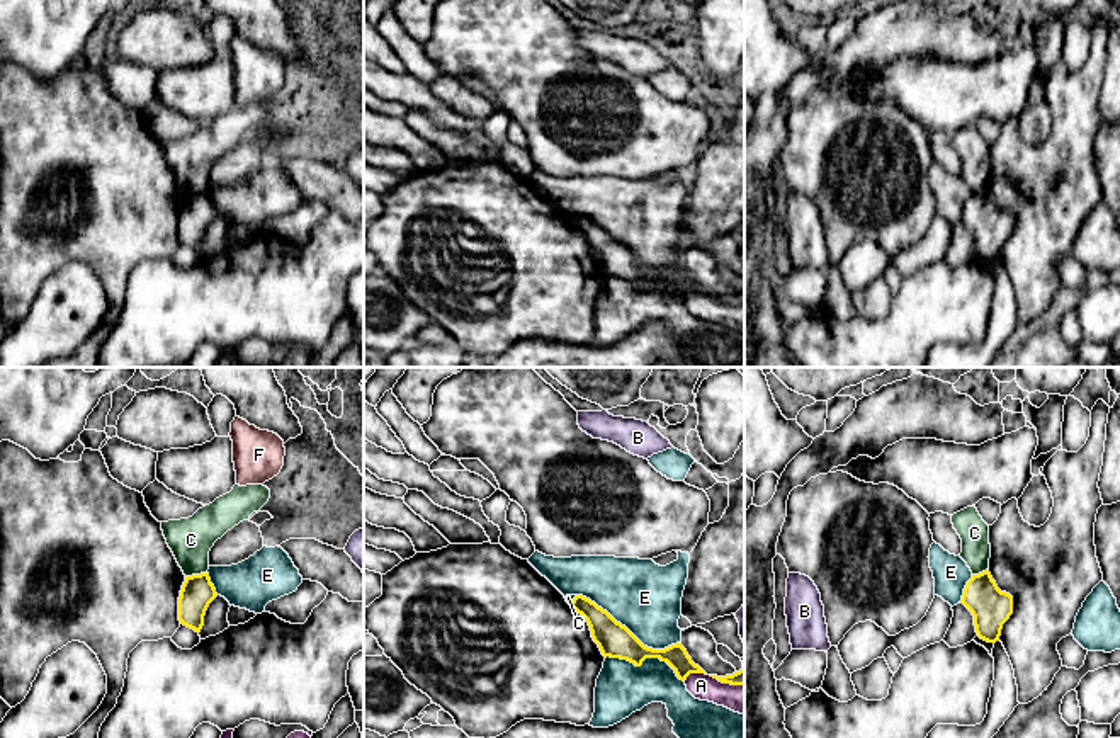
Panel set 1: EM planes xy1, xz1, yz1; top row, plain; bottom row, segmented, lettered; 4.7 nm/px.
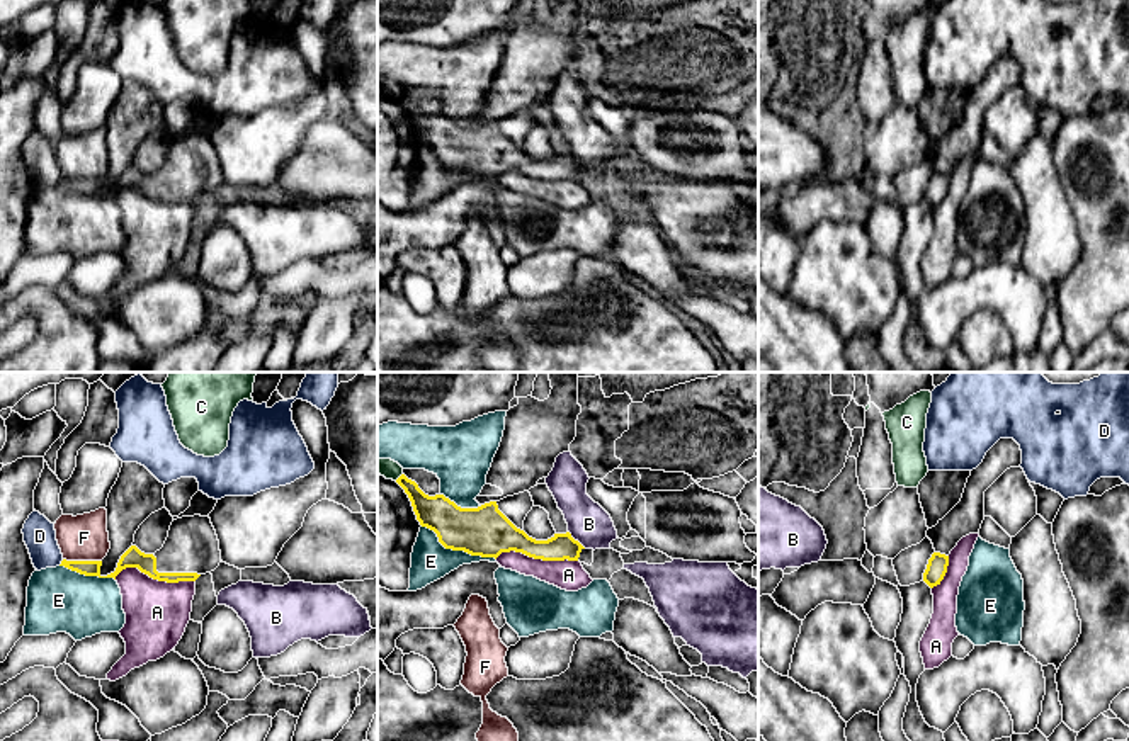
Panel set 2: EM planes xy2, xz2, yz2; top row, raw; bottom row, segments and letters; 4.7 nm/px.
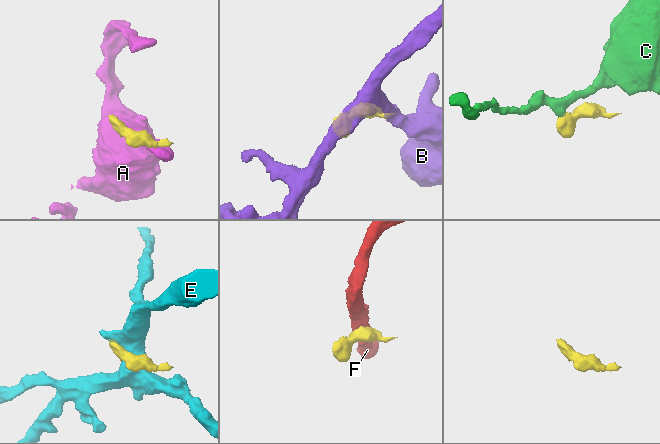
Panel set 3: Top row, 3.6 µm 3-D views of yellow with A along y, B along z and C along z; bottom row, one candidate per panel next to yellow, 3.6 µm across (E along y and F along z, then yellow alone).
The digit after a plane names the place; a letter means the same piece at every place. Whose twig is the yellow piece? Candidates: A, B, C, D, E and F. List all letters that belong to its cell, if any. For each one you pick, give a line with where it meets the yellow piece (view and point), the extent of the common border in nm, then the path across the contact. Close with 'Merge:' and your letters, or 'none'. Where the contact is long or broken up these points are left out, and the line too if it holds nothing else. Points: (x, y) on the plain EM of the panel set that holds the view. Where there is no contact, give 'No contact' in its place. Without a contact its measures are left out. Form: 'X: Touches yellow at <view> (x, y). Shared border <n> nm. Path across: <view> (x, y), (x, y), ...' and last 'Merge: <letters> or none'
Merge: none

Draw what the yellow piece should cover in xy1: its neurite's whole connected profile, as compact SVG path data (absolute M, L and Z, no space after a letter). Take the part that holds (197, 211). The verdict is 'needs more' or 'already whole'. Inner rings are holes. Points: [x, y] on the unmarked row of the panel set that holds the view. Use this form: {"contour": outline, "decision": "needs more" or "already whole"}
{"contour": "M209 192L185 196L178 216L180 243L201 252L209 223L218 216Z", "decision": "already whole"}

